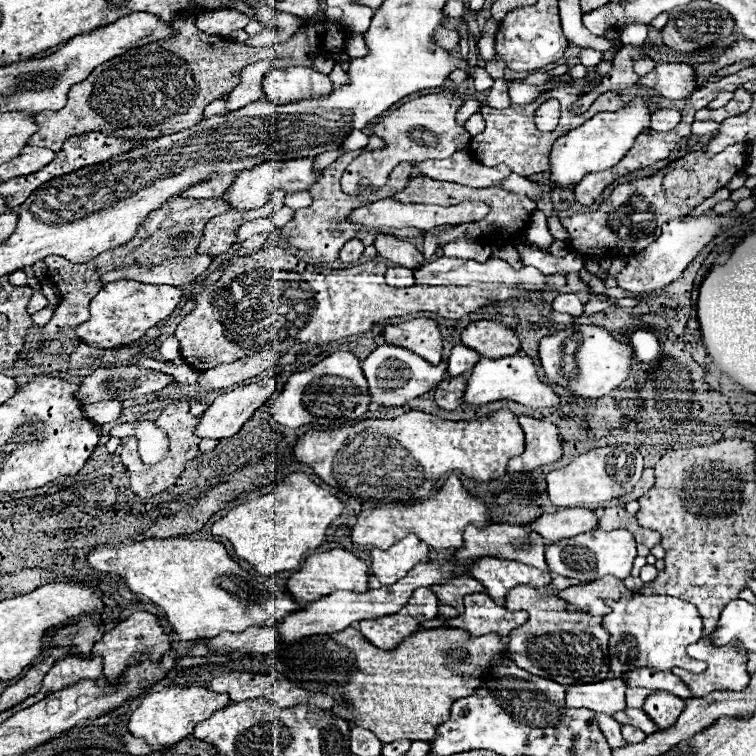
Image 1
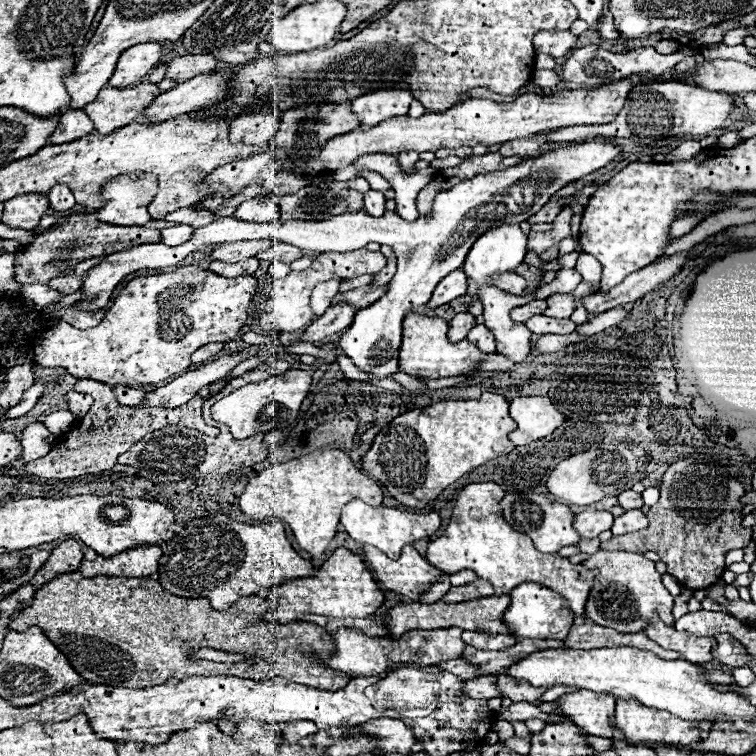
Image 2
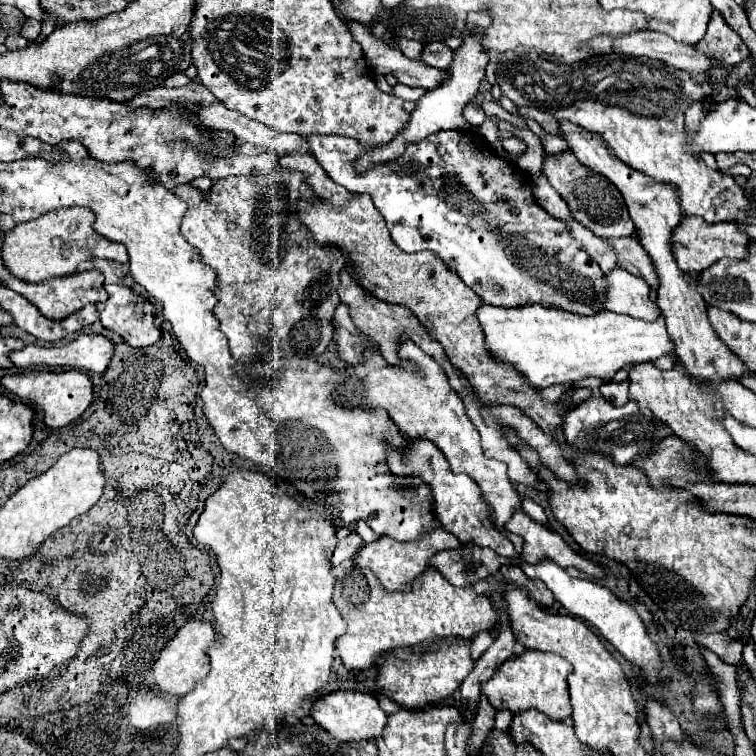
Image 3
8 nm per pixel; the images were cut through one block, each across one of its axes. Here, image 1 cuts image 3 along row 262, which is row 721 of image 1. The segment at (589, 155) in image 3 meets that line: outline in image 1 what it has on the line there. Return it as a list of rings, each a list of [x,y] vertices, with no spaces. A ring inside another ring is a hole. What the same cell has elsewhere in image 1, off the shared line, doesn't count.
[[[654,692],[644,702],[644,712],[654,720],[660,730],[672,728],[684,710],[684,698],[672,698],[672,694]]]

